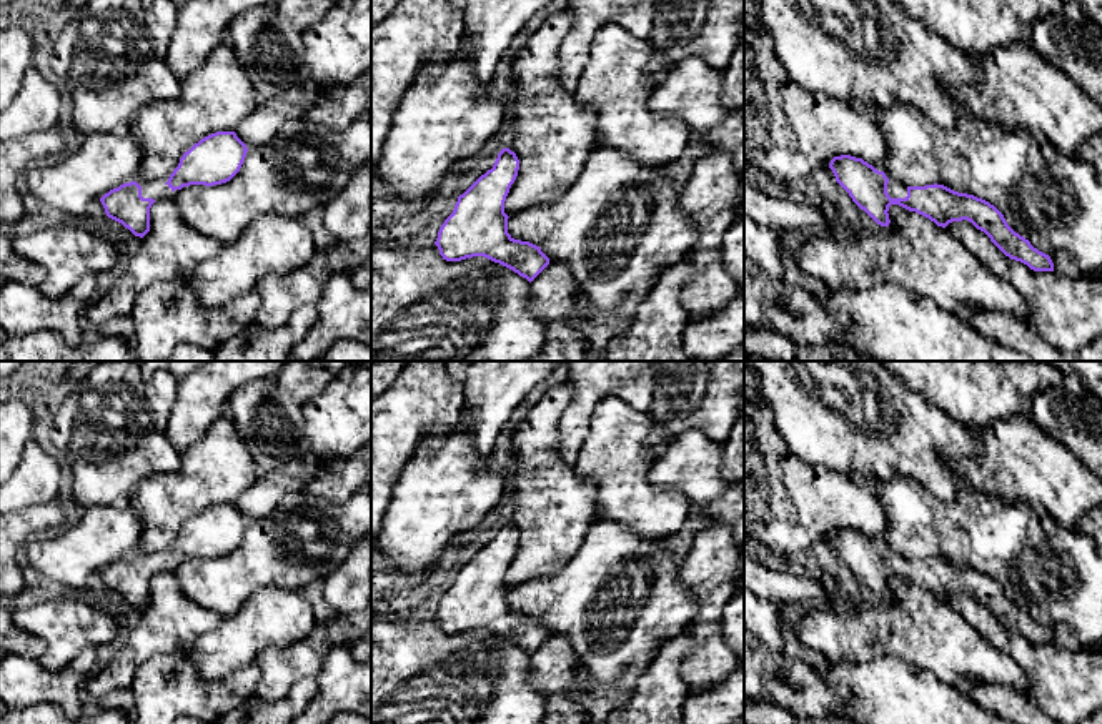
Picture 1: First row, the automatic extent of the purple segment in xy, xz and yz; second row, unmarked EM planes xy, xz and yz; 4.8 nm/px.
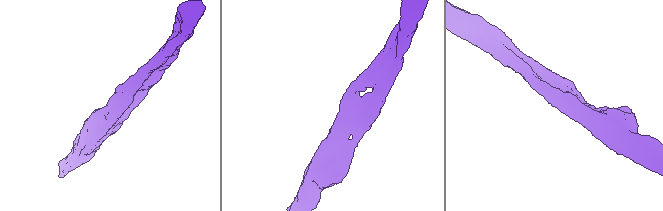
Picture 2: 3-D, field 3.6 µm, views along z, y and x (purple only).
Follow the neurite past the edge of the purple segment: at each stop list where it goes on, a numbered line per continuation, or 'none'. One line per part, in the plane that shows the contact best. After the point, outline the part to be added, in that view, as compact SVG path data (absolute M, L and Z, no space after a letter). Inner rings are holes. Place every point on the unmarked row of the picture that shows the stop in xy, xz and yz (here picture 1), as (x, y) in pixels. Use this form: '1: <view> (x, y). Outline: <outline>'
1: yz (896, 563). Outline: M889 553L887 566L891 571L906 571L907 569L907 559L904 559L902 556L897 556L894 553Z

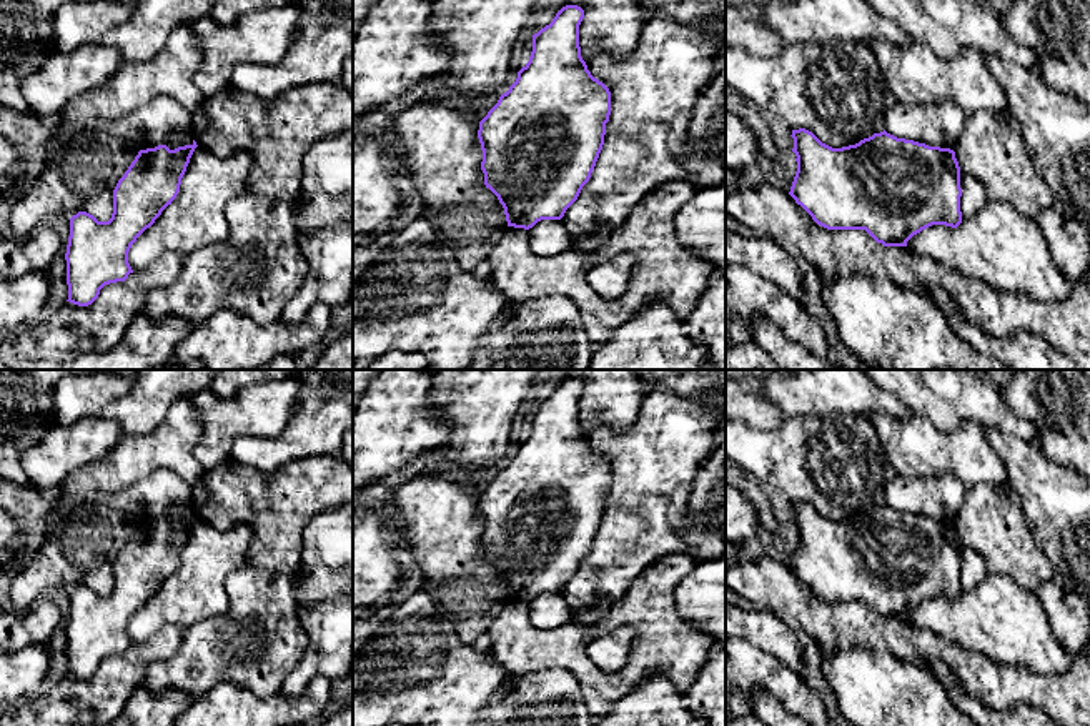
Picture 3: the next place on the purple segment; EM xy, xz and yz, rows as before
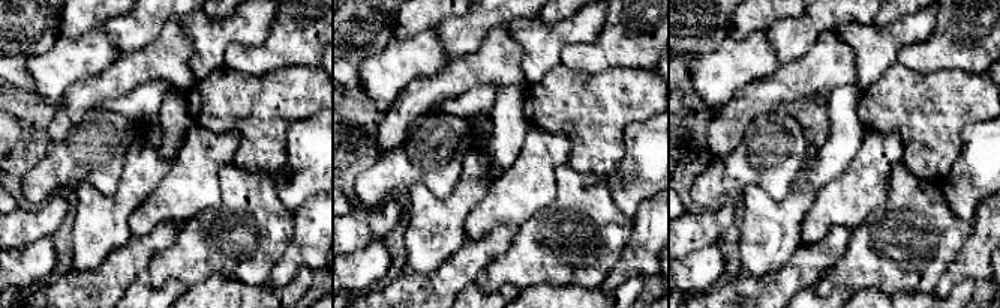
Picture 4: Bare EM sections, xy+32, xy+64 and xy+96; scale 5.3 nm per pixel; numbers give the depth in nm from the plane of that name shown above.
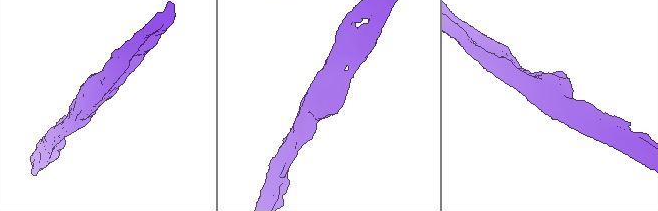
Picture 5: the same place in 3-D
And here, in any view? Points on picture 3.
none

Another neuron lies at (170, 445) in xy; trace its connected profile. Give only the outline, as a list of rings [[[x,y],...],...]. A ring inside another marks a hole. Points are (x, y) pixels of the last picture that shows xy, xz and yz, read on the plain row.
[[[193,396],[176,398],[153,431],[121,436],[103,458],[65,478],[60,515],[65,520],[78,506],[121,491],[156,470],[170,470],[193,486],[205,473],[193,453],[200,436],[201,418]]]

